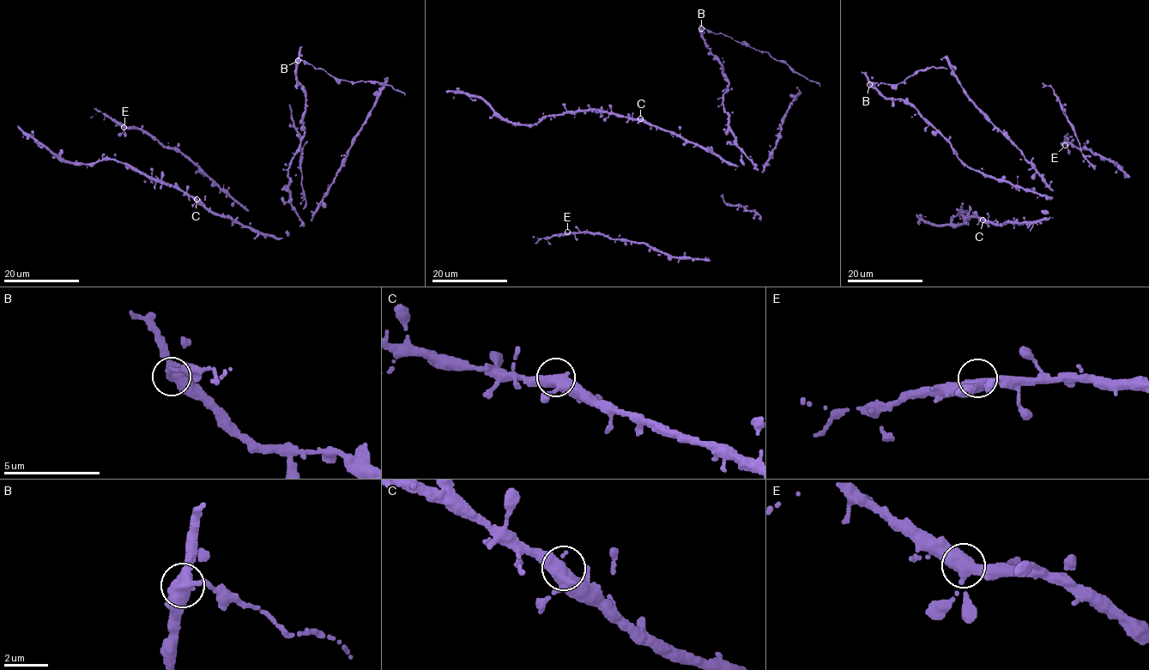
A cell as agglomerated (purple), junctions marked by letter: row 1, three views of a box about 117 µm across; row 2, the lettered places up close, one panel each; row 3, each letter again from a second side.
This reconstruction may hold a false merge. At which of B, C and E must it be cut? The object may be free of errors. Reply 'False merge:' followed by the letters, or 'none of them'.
False merge: B

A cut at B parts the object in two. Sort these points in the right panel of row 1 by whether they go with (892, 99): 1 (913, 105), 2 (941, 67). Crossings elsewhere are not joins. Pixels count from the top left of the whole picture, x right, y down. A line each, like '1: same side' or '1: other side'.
1: same side
2: other side

